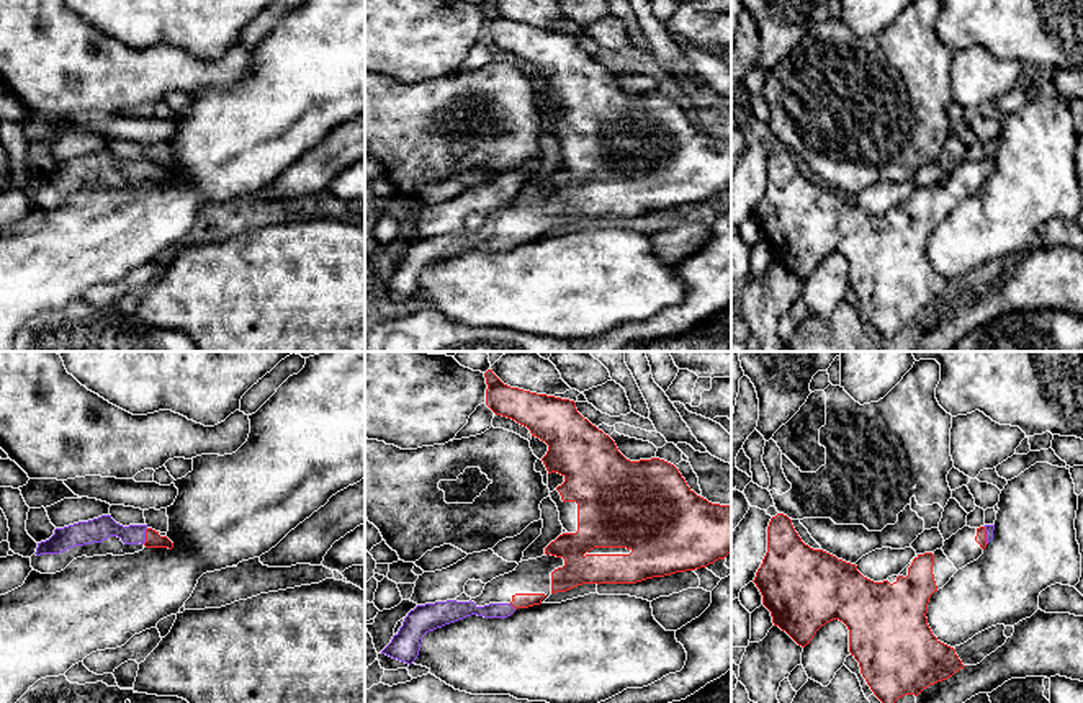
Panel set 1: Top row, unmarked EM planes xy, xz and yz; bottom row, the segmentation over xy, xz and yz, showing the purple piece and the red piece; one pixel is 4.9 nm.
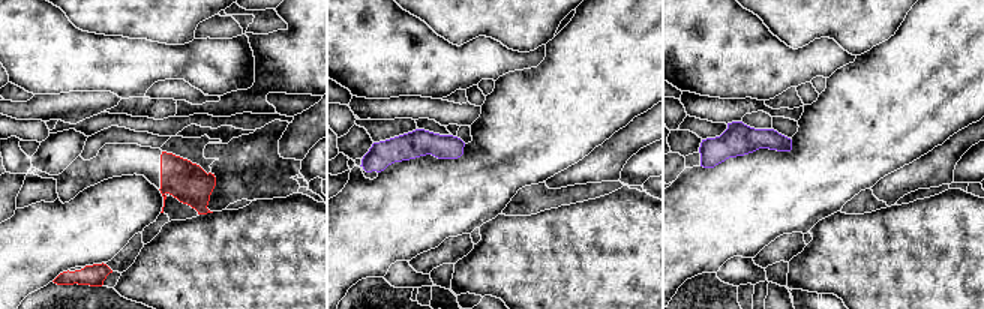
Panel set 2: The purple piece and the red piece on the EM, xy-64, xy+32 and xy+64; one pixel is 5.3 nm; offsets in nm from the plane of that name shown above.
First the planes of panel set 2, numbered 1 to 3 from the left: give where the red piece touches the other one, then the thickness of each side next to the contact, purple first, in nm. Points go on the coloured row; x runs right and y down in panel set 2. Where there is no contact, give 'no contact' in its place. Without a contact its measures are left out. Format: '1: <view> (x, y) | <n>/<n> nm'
1: no contact
2: no contact
3: no contact

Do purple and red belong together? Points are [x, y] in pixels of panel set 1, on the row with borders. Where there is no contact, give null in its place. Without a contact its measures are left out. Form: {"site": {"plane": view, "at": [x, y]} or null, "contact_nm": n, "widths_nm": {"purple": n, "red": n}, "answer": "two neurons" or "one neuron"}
{"site": {"plane": "xy", "at": [144, 537]}, "contact_nm": 80, "widths_nm": {"purple": 120, "red": 80}, "answer": "one neuron"}

